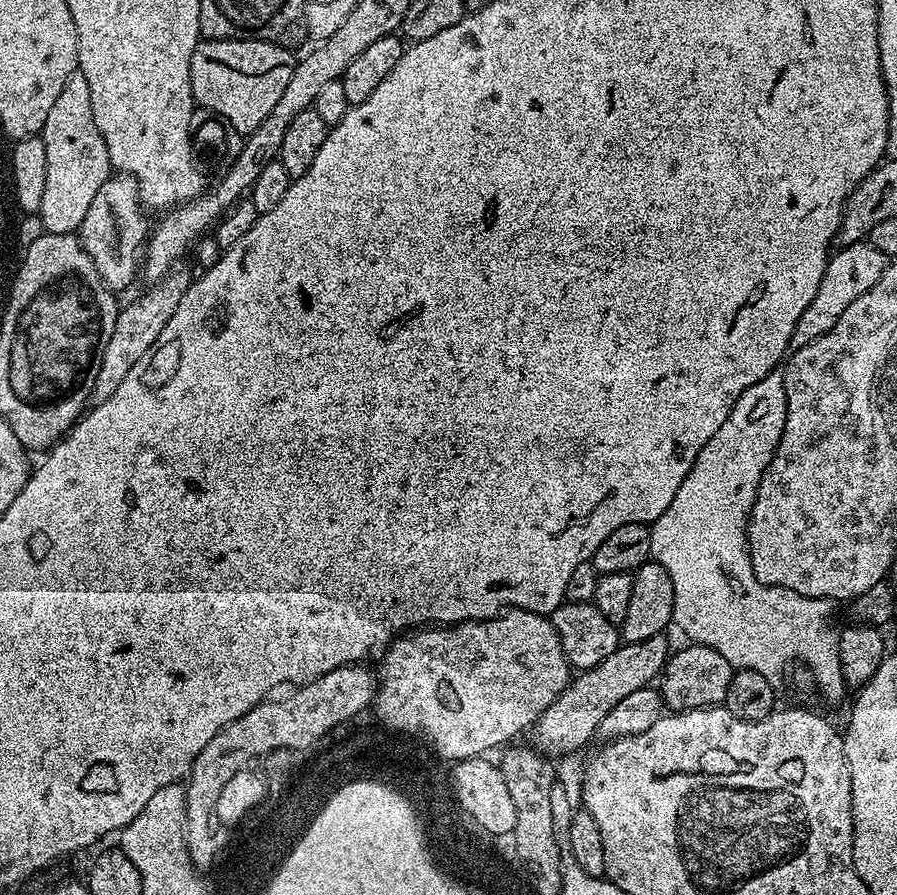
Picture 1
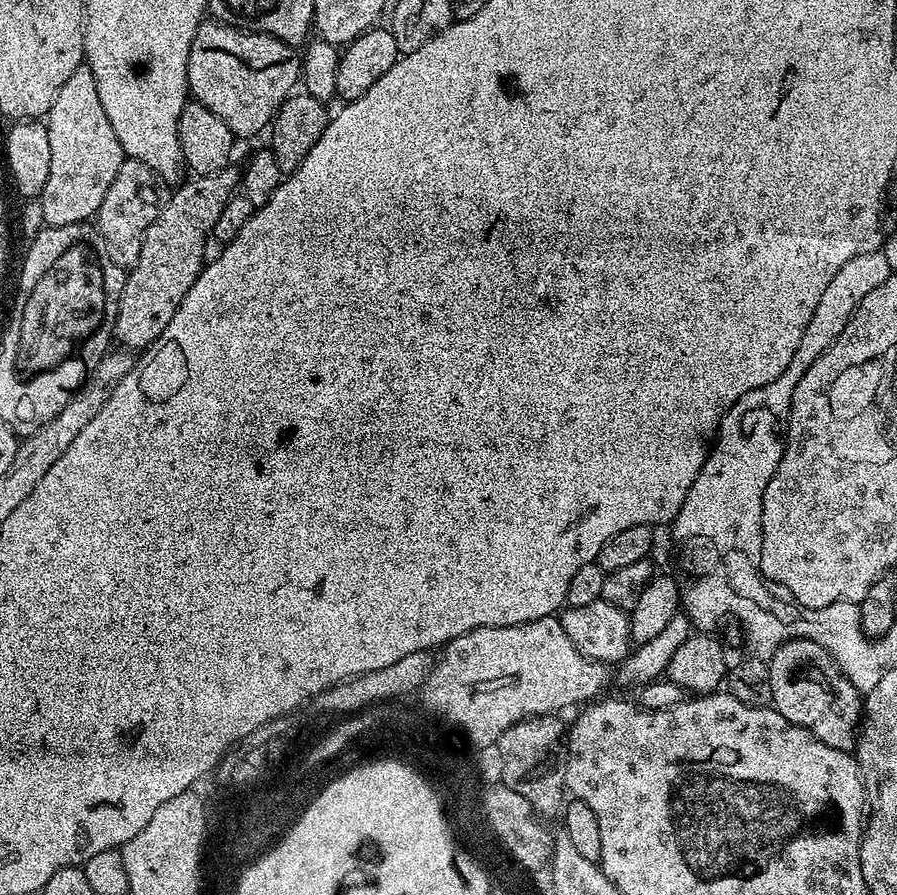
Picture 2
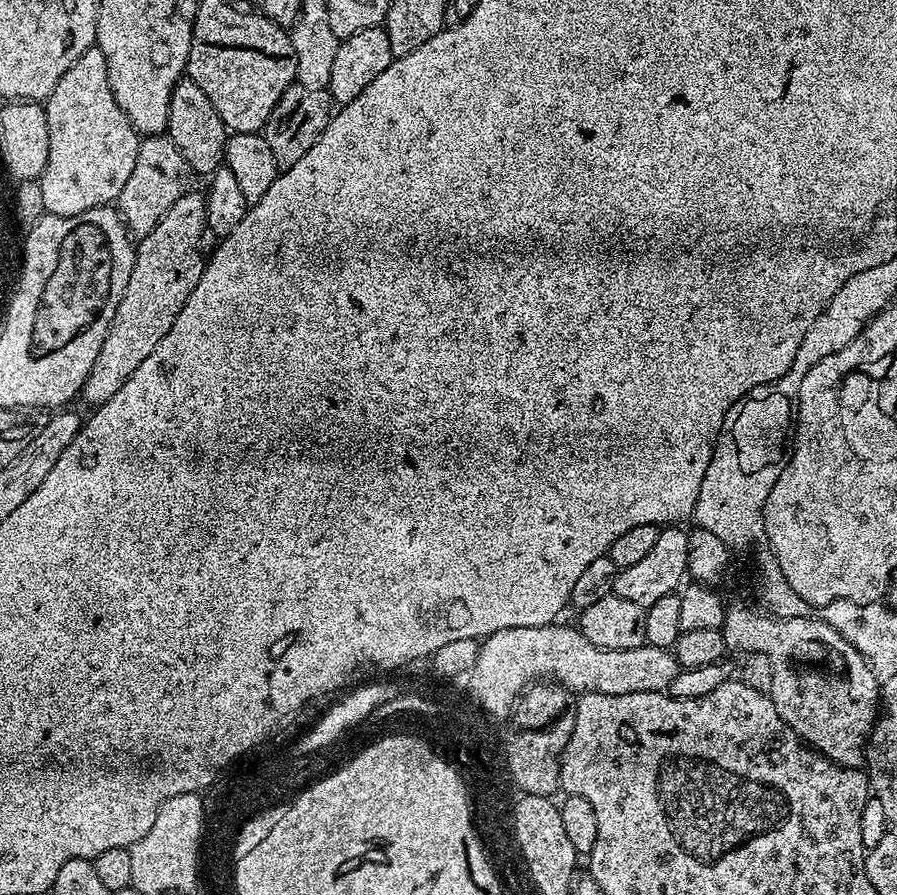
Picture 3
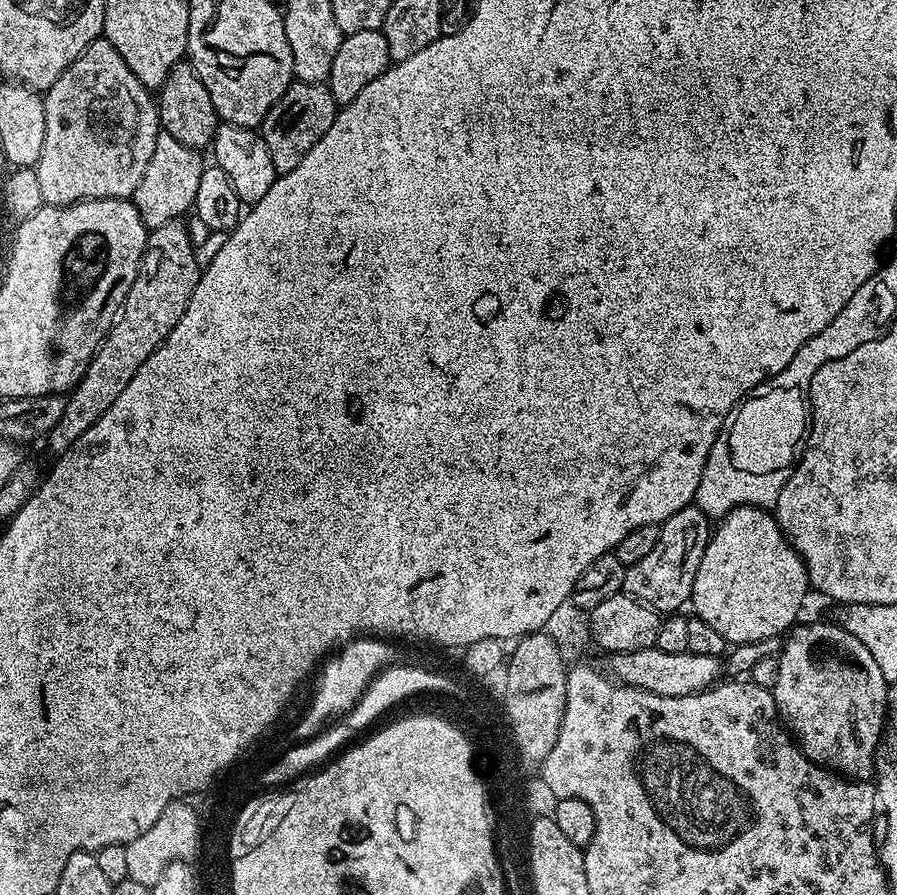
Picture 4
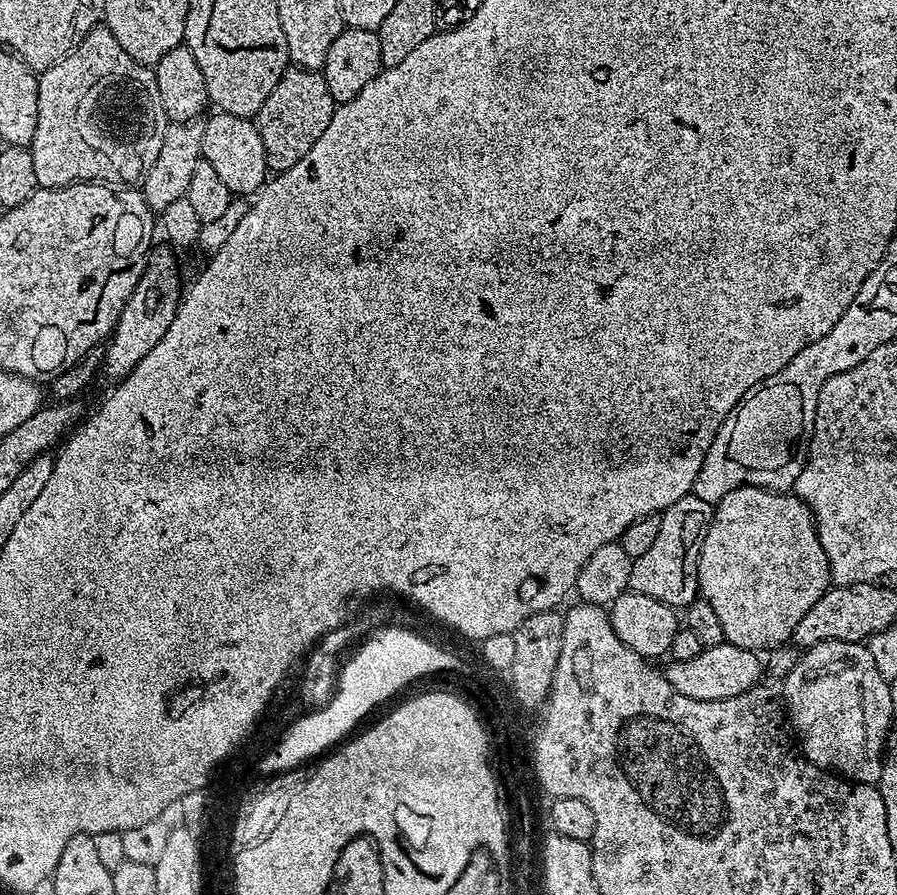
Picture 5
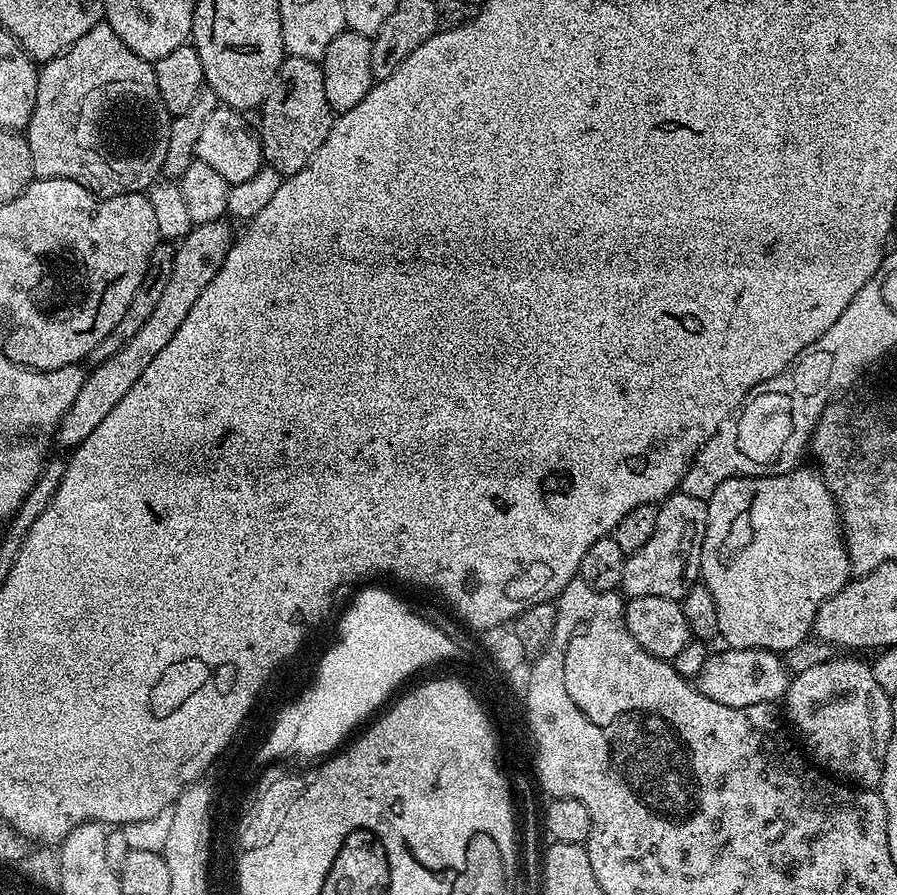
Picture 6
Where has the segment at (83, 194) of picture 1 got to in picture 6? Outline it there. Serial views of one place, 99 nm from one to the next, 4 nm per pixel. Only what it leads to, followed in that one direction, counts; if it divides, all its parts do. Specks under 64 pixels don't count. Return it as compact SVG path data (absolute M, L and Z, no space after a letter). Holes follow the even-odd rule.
M101 22L86 34L82 34L82 38L78 38L78 42L71 44L59 56L55 56L52 60L43 61L39 73L38 98L34 102L34 114L30 118L26 129L30 158L34 158L34 177L42 180L46 178L66 178L78 182L94 193L106 196L115 196L121 192L147 193L148 189L157 183L158 177L164 171L166 146L170 142L170 126L173 117L162 102L162 94L158 94L155 67L138 54L134 54L134 50L130 50L130 46L126 46L126 42L122 42L122 38L118 38L118 34L114 34L114 30L107 22Z

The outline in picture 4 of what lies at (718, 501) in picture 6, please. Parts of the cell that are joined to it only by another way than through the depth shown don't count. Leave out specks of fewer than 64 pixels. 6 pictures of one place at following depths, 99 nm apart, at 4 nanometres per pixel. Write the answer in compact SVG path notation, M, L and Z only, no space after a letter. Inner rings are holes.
M747 504L729 512L717 524L720 525L717 528L715 525L708 537L708 545L702 554L702 562L698 562L698 574L694 578L690 604L696 607L695 615L702 622L714 626L714 630L718 630L724 641L732 646L758 642L771 636L783 637L801 619L800 607L810 593L804 559L785 538L771 511Z

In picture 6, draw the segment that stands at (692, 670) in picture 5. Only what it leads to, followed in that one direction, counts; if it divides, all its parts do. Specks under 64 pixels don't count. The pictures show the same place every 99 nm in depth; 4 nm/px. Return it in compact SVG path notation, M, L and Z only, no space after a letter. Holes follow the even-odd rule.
M725 647L723 651L713 651L700 671L698 687L706 698L714 698L722 706L741 708L779 701L787 692L790 673L777 653L761 648Z

